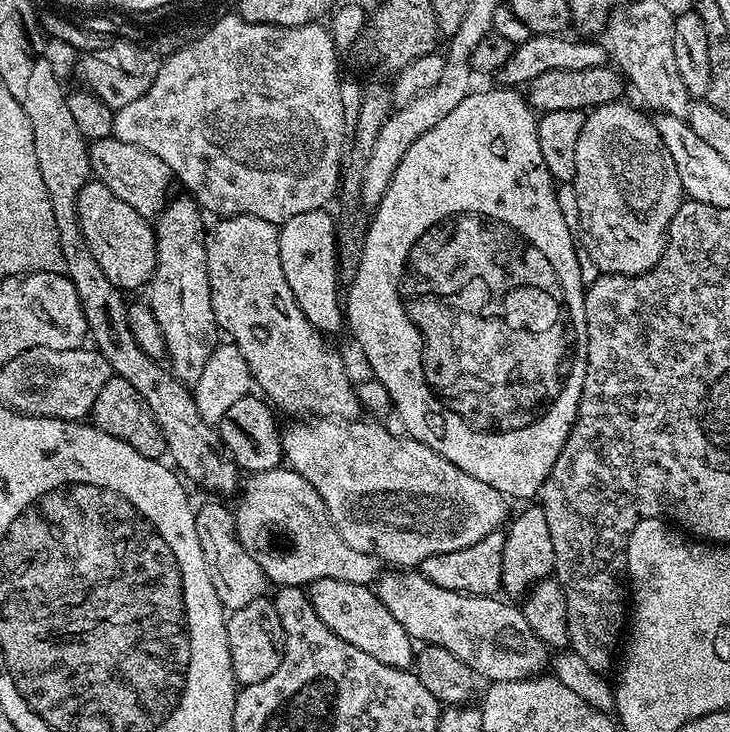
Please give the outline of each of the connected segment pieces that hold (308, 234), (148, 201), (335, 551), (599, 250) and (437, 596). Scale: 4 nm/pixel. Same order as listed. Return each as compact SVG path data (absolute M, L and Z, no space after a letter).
M328 210L294 214L284 224L279 225L278 254L282 258L282 274L294 290L294 298L303 308L308 321L325 334L336 332L345 323L346 316L336 304L336 284L338 285L338 261L336 259L337 221Z
M110 135L101 140L93 140L88 145L88 157L95 179L101 180L122 202L127 202L129 206L134 206L138 214L155 218L160 215L170 199L174 177L170 166L162 162L162 158L150 154L150 150L142 150L140 146L130 146L130 142L122 142Z
M281 466L274 470L249 475L243 483L239 496L240 505L235 505L234 508L236 533L242 546L250 554L250 558L254 558L258 566L262 566L269 581L277 580L277 585L280 586L304 586L322 578L338 578L342 582L355 584L373 583L374 557L369 552L359 552L346 546L346 542L328 517L328 507L322 502L316 487L306 482L306 478L302 478L302 474L295 472L292 467Z
M619 100L602 104L587 113L586 130L590 132L579 134L572 183L578 201L578 236L583 251L588 251L601 273L641 276L662 258L669 224L684 201L684 193L668 143L660 136L653 119L624 103Z
M418 570L388 571L392 572L375 581L376 597L380 599L382 606L386 606L386 610L390 610L390 614L394 614L394 619L401 624L402 630L406 630L406 634L412 636L413 641L450 650L462 662L466 662L466 666L470 666L477 677L484 679L485 676L485 681L488 682L531 680L549 667L549 649L536 637L534 630L530 630L530 622L526 622L523 611L517 605L516 608L512 605L515 603L496 596L467 596L465 592L442 590L442 586L434 586L434 582L430 582L430 578L426 578Z

